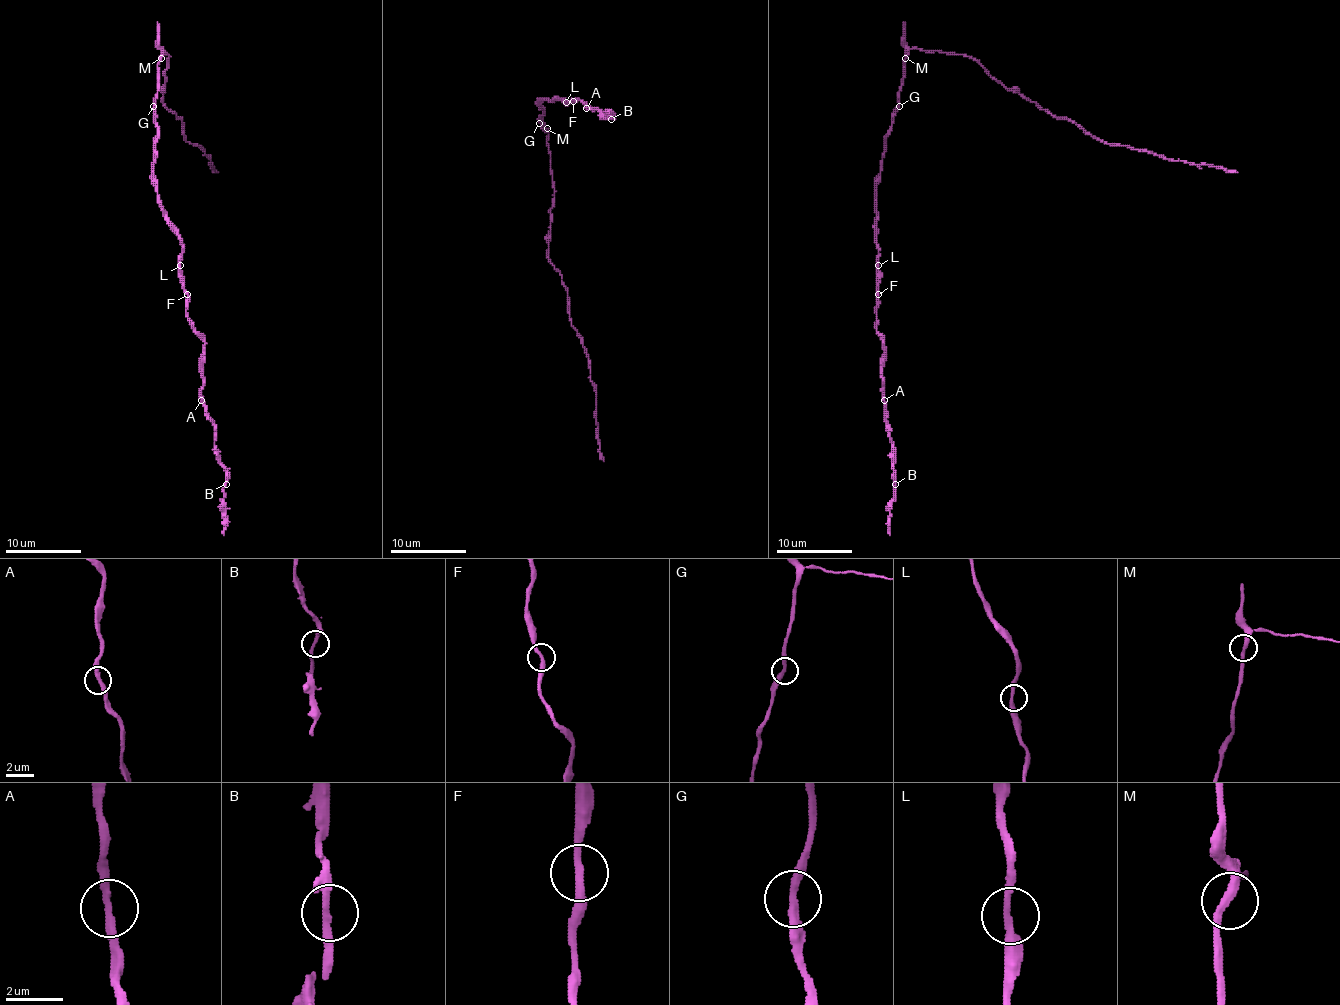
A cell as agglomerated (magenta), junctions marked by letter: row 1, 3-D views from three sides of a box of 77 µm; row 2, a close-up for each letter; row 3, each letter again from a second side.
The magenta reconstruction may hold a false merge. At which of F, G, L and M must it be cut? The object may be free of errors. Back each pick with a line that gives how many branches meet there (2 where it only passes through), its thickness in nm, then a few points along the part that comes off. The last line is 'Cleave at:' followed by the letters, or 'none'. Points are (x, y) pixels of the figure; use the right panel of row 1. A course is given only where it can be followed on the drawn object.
Cleave at: none

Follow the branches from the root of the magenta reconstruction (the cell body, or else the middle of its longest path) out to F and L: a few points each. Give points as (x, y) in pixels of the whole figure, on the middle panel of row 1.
F: (541, 119), (543, 111), (539, 104), (543, 100), (573, 102)
L: (541, 119), (543, 111), (539, 104), (543, 100), (566, 102)

